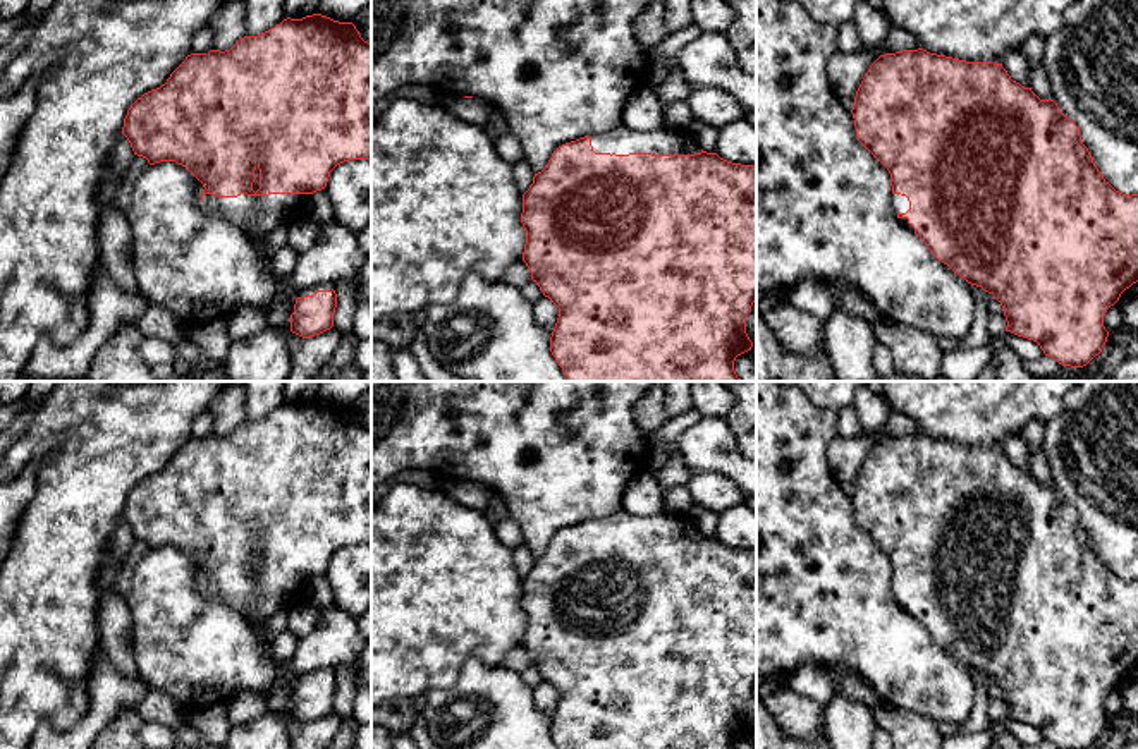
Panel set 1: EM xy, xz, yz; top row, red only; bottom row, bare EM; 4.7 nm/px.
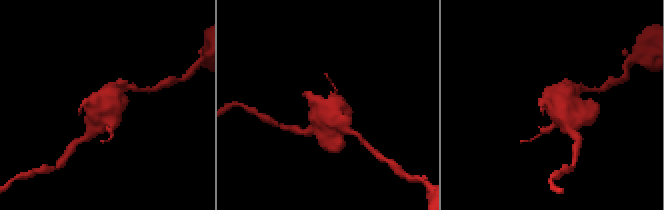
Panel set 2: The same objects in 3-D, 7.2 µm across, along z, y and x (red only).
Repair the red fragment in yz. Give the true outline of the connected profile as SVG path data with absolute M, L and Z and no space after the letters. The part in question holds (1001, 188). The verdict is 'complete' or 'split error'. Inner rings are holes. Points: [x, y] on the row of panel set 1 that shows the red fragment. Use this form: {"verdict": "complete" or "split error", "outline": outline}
{"verdict": "split error", "outline": "M918 48L880 55L865 74L851 113L858 141L890 174L890 204L901 223L913 230L939 261L1000 302L1007 321L1006 332L1037 342L1045 356L1062 366L1083 368L1102 352L1109 337L1104 326L1107 309L1138 282L1138 194L1123 194L1104 179L1081 141L1078 125L1054 100L1040 100L1031 88L1013 81L1002 64L966 62Z"}

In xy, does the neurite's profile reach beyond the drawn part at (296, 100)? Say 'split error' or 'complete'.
split error

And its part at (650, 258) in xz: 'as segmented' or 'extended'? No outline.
extended

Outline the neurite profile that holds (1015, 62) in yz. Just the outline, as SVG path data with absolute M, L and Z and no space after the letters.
M1021 48L1007 50L1002 55L1000 64L1013 81L1019 82L1025 88L1030 88L1030 65Z

